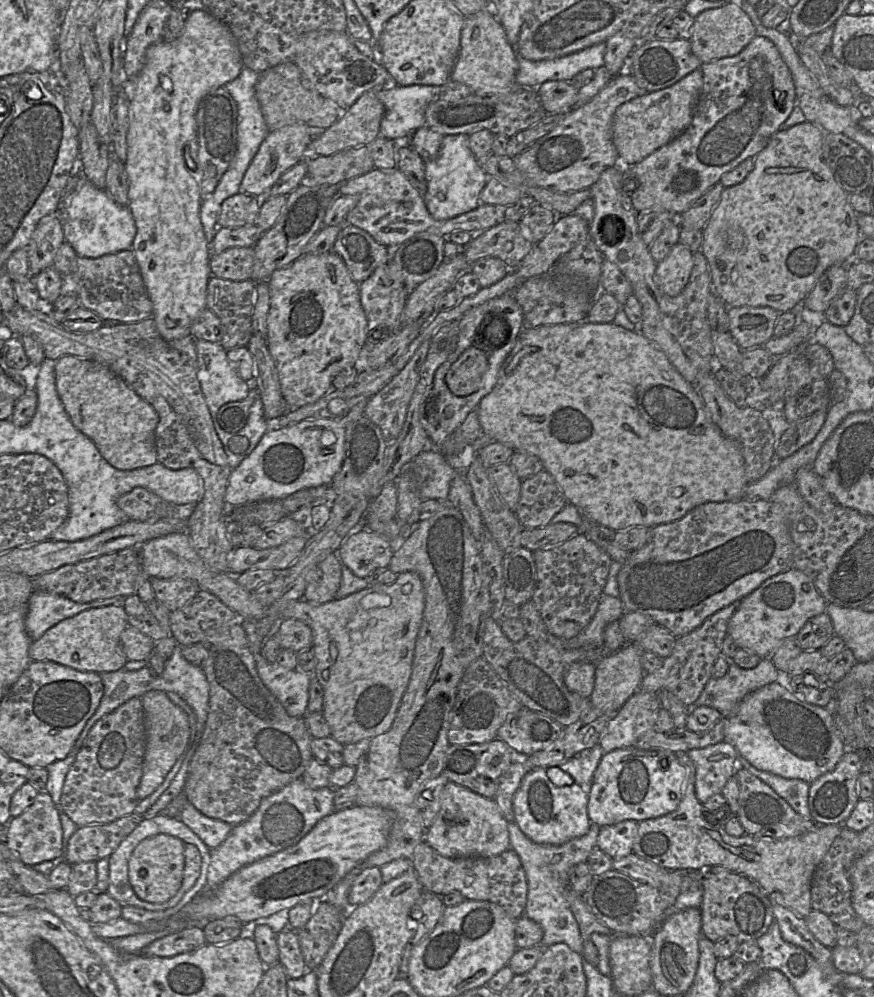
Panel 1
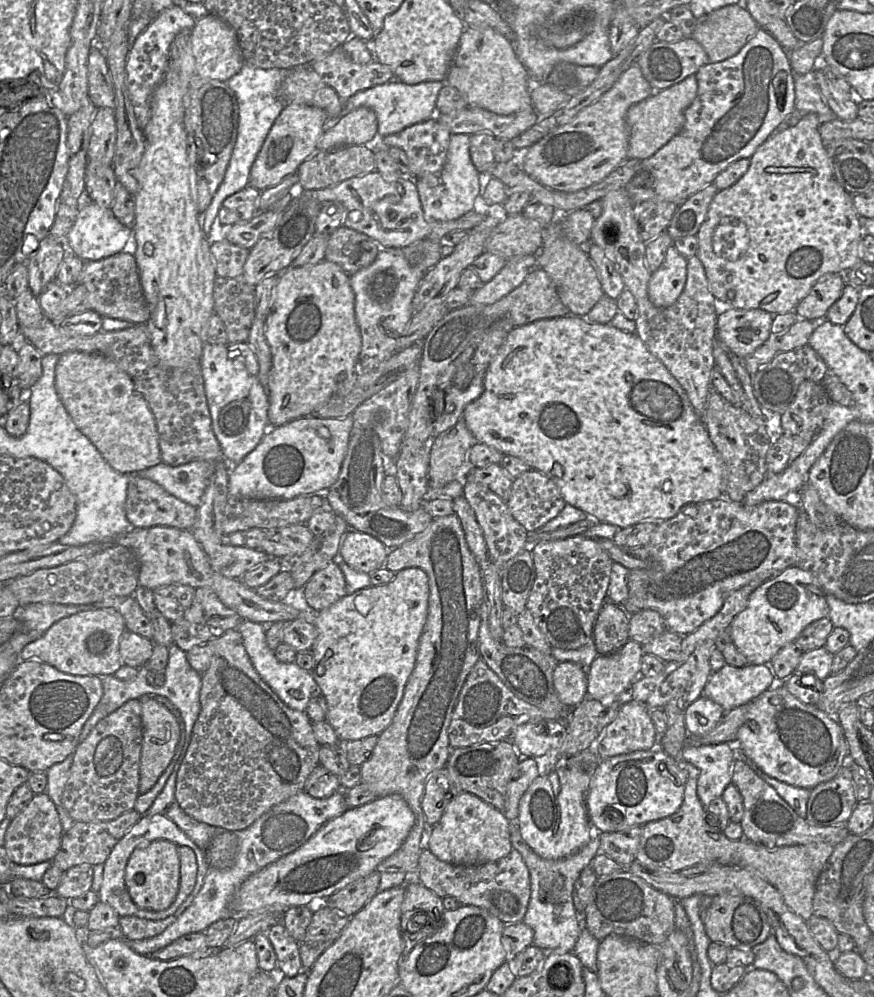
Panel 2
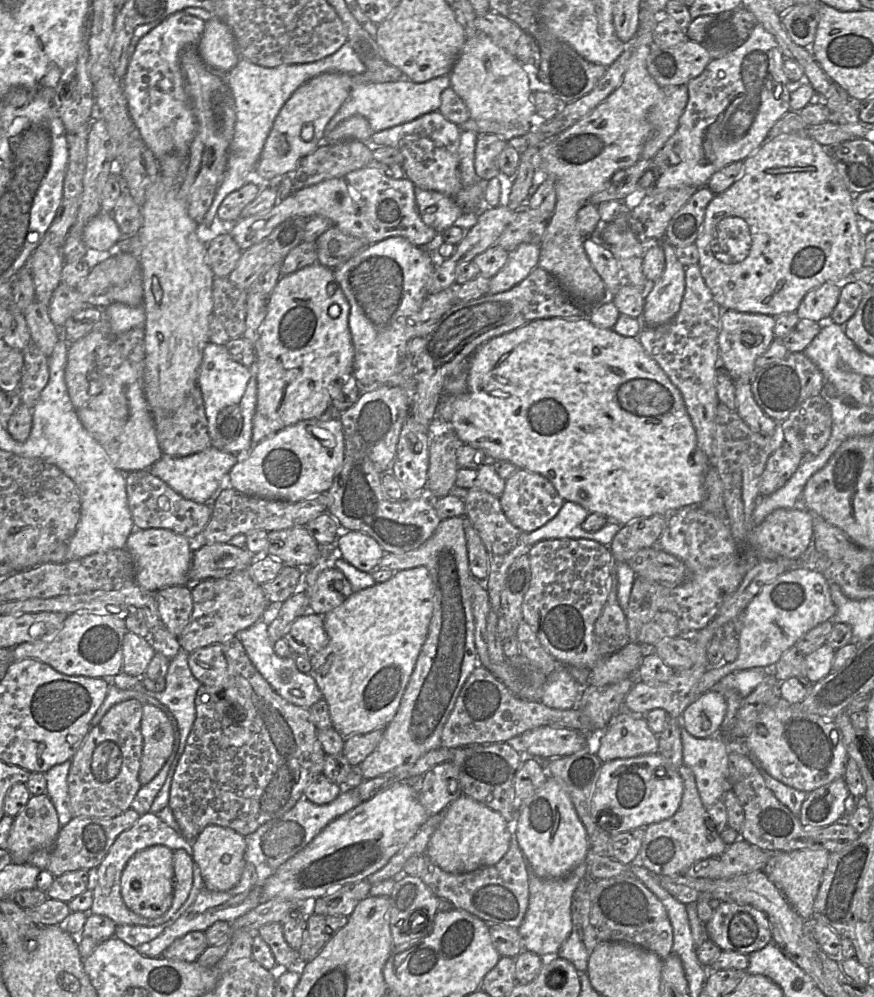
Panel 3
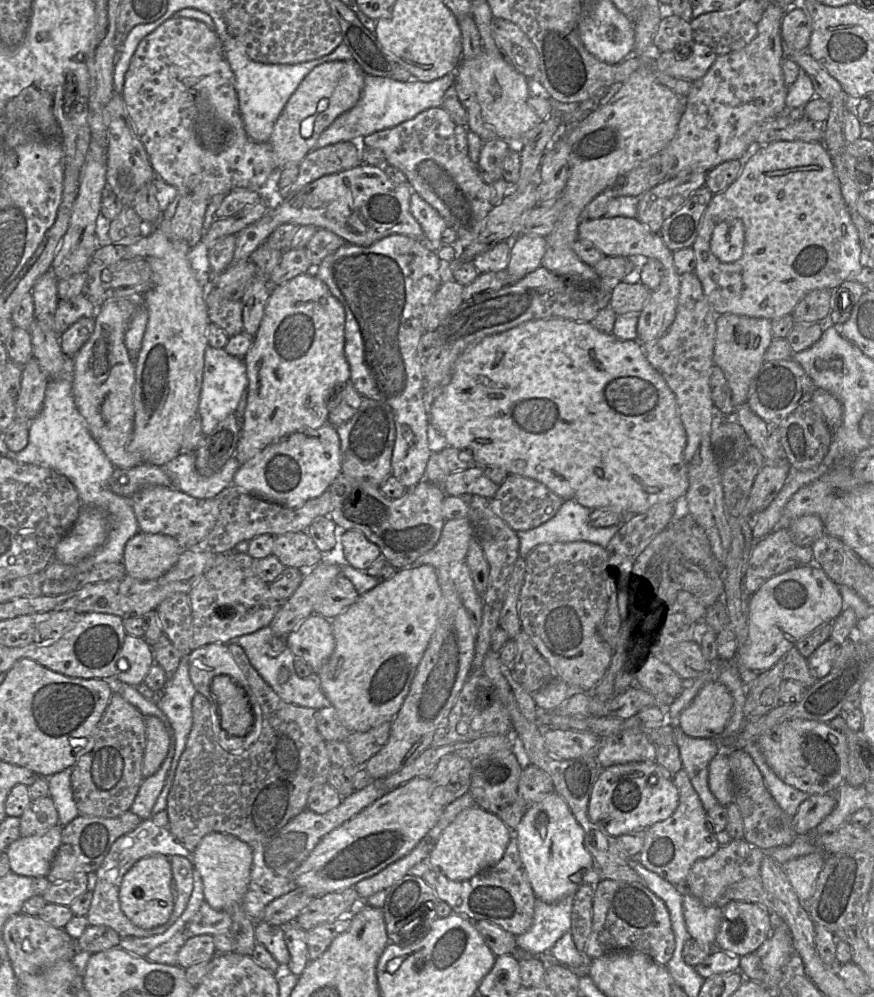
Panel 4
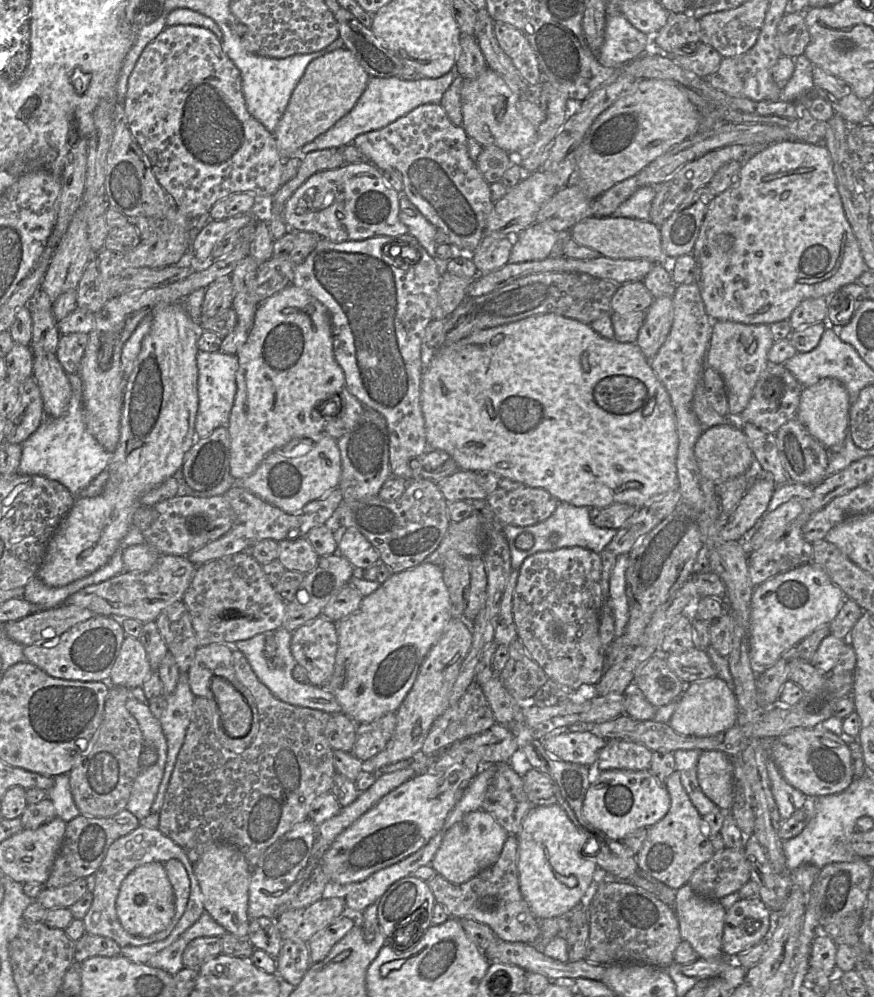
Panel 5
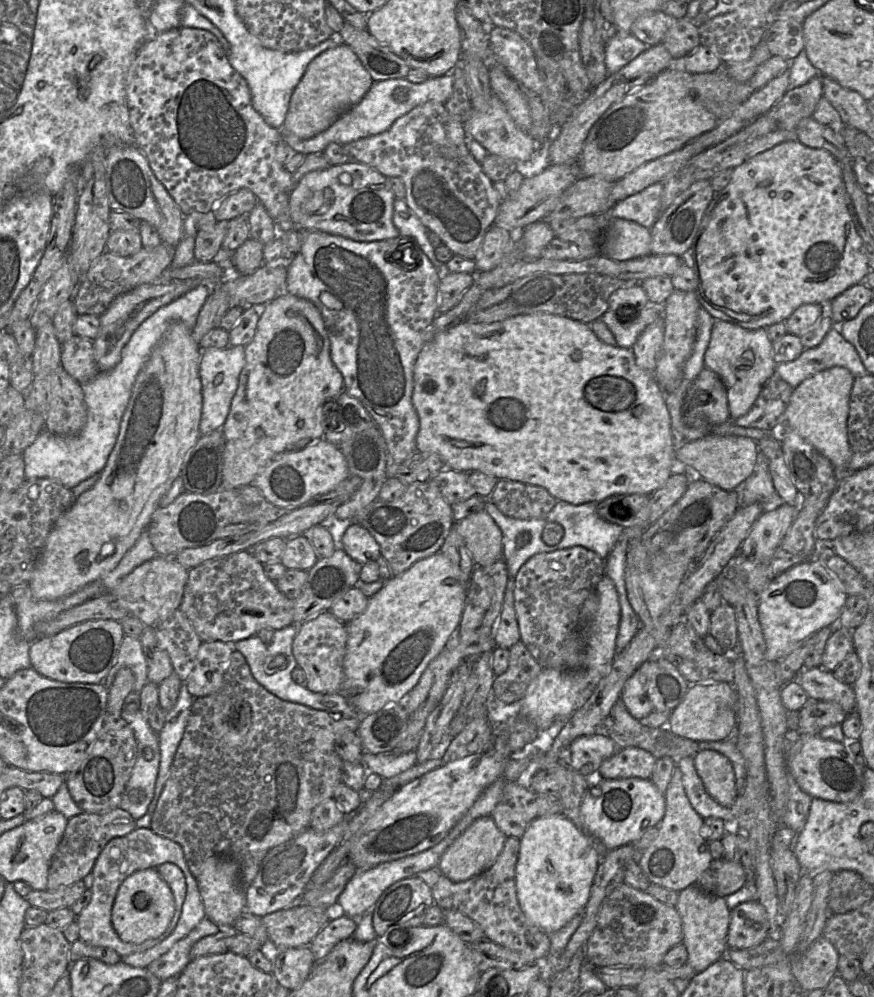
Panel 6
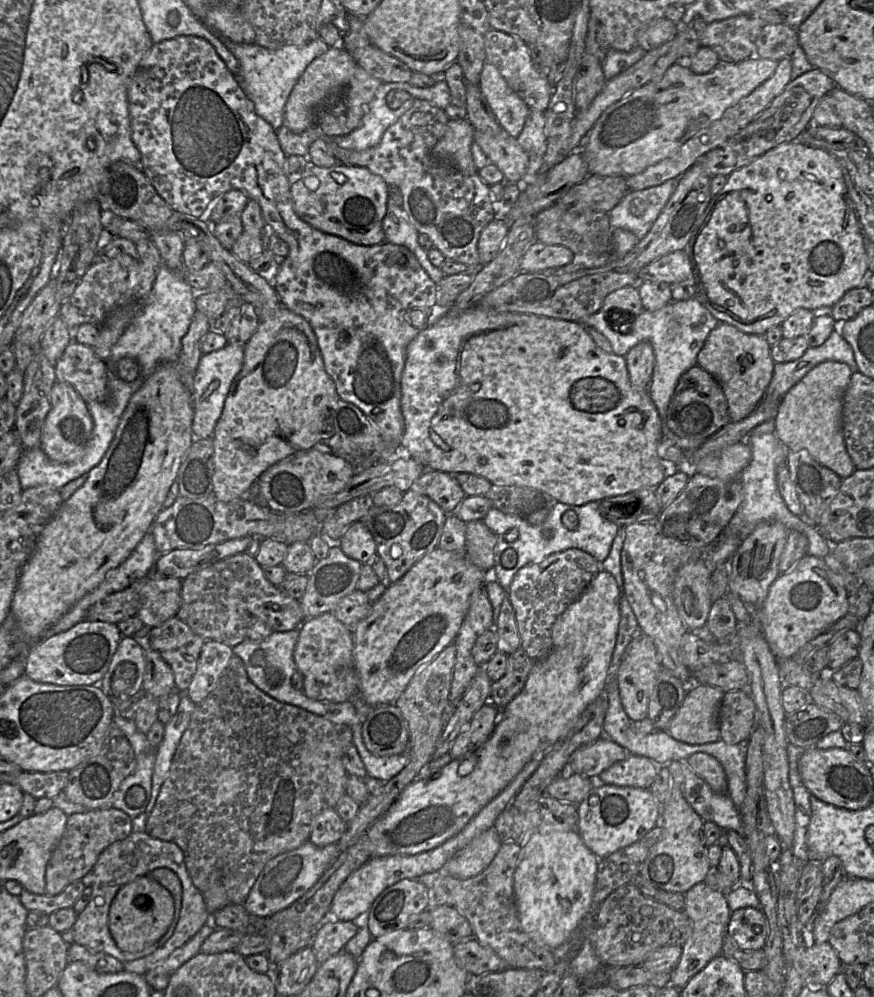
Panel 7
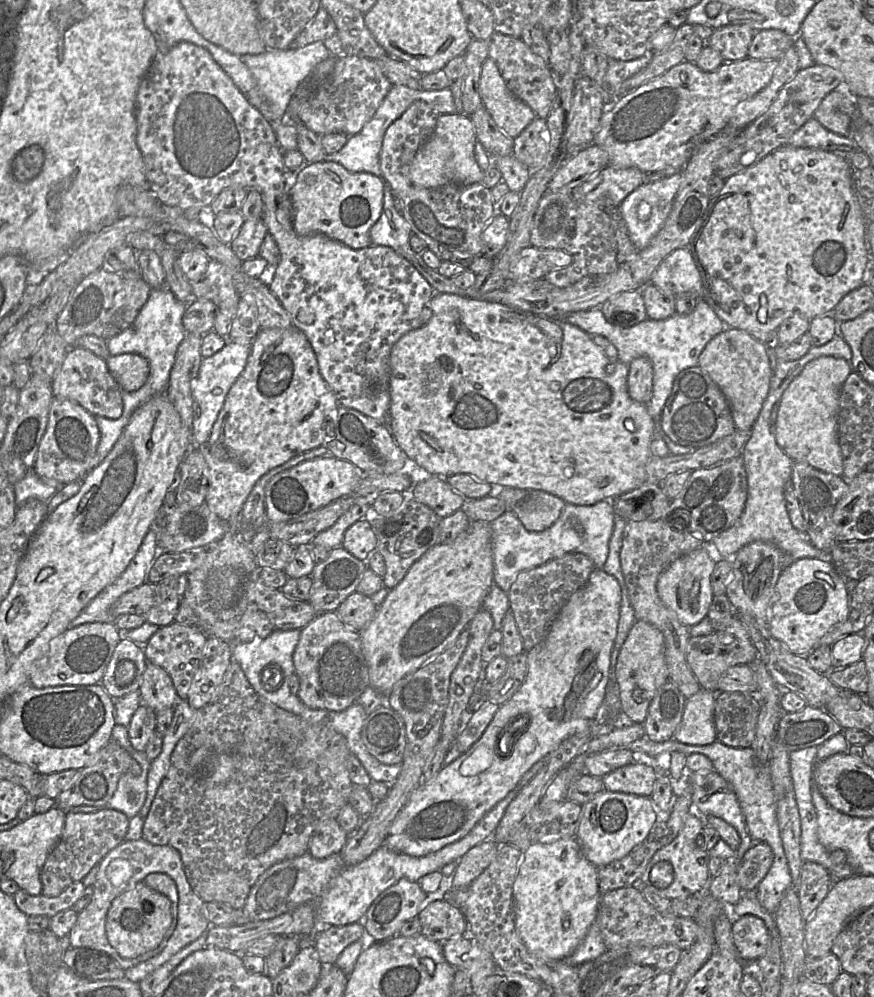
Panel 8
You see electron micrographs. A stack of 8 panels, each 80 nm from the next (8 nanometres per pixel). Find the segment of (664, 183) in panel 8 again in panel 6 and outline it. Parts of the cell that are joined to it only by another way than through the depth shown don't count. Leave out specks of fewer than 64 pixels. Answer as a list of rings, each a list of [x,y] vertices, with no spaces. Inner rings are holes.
[[[663,182],[654,183],[642,191],[617,203],[608,211],[611,219],[634,221],[646,228],[651,228],[661,212]]]

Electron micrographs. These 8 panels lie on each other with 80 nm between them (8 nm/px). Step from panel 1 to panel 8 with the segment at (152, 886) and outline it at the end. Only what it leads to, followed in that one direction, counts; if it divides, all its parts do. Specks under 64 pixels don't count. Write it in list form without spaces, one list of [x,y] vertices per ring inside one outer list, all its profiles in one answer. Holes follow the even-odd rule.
[[[140,882],[113,900],[106,917],[106,937],[121,958],[133,959],[156,949],[171,921],[170,900]]]

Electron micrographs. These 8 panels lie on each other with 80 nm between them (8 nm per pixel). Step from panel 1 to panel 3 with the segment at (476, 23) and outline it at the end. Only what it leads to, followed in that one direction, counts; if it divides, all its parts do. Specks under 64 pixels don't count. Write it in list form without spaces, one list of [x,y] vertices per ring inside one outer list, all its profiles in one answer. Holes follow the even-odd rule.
[[[481,32],[465,40],[449,77],[450,86],[464,101],[470,119],[500,123],[534,123],[537,120],[524,66]]]

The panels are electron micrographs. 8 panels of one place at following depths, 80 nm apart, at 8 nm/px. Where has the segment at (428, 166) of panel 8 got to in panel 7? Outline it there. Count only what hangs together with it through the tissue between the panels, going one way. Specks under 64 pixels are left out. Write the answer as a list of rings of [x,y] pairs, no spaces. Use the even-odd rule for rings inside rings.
[[[450,119],[442,137],[432,149],[433,154],[447,160],[465,175],[477,174],[478,169],[471,154],[474,132],[467,119]]]

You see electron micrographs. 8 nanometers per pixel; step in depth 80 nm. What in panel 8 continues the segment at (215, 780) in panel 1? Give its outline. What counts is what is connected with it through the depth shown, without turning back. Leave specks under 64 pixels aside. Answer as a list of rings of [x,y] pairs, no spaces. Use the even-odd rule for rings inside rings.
[[[232,660],[215,696],[204,707],[194,712],[188,730],[177,742],[170,757],[169,768],[157,789],[149,812],[144,818],[142,839],[153,845],[170,846],[178,851],[184,873],[192,890],[204,903],[220,902],[228,904],[233,909],[242,909],[251,888],[267,869],[283,860],[307,853],[310,839],[317,825],[326,819],[336,819],[341,809],[349,803],[353,785],[347,768],[349,754],[347,741],[342,734],[327,726],[309,722],[298,715],[279,708],[260,696],[249,684],[240,665]],[[198,748],[208,748],[209,756],[231,756],[233,772],[227,781],[215,783],[211,781],[211,777],[206,770],[193,770],[189,764],[189,759]]]

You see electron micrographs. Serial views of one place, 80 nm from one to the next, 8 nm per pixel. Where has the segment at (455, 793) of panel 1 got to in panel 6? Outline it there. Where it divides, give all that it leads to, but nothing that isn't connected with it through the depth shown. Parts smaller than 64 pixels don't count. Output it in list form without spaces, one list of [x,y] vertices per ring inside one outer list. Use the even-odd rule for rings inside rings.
[[[492,816],[475,820],[444,852],[438,869],[453,882],[469,880],[490,868],[501,853],[506,836],[495,824]]]

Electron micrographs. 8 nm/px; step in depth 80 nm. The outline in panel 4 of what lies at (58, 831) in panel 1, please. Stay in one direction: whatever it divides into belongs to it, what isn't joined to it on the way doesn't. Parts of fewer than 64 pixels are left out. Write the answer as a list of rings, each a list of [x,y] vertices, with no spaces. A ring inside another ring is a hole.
[[[49,796],[31,800],[20,818],[20,837],[42,835],[59,824],[57,809]]]

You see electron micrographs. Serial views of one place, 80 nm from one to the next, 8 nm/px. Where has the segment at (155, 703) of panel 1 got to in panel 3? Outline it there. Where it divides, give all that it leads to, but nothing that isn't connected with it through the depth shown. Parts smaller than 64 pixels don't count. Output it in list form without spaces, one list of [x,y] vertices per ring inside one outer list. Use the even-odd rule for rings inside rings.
[[[143,704],[141,720],[143,753],[139,771],[141,785],[148,784],[172,753],[174,729],[166,714],[151,704]]]

